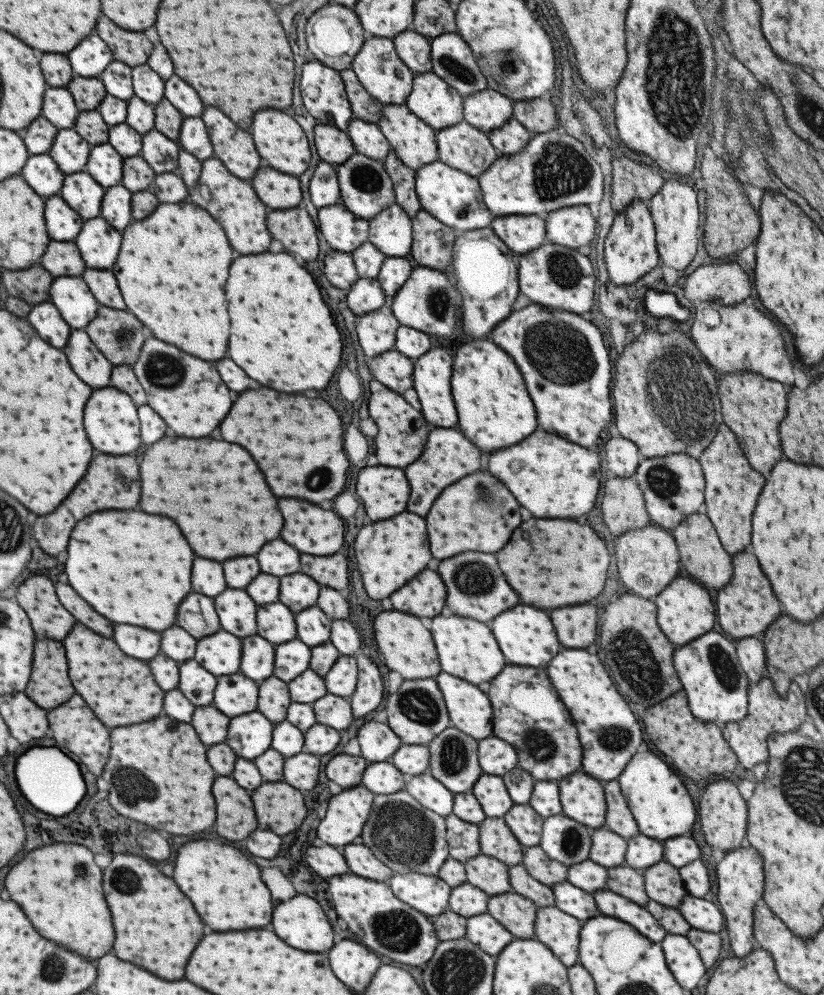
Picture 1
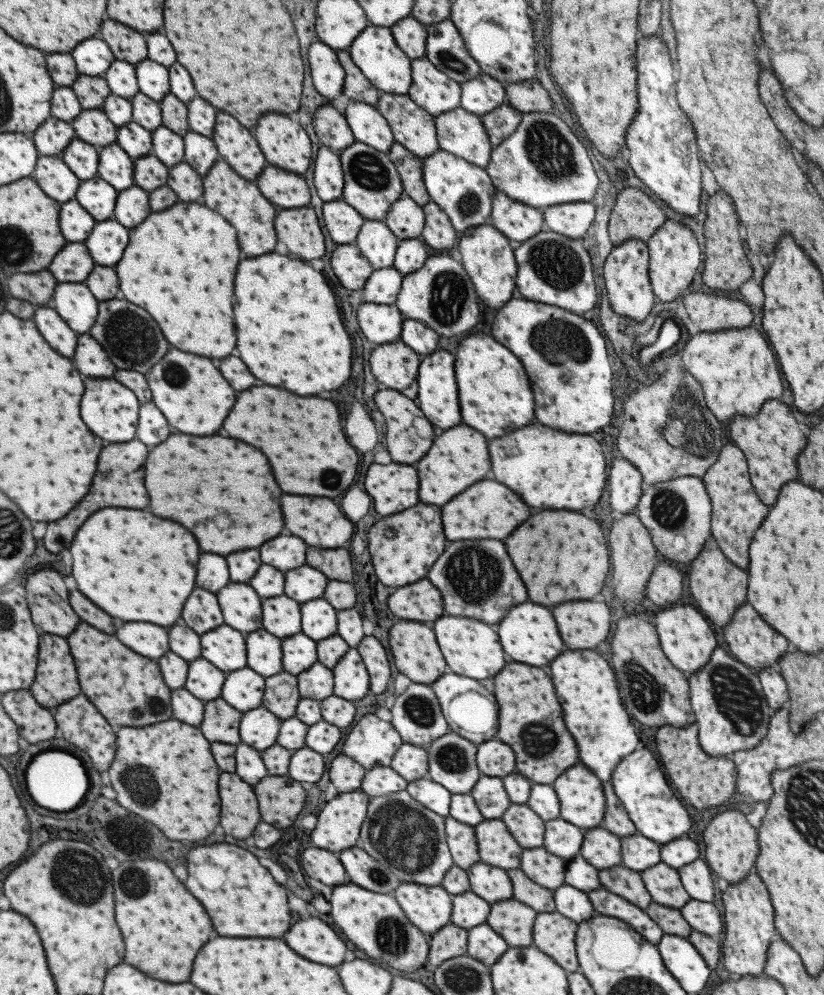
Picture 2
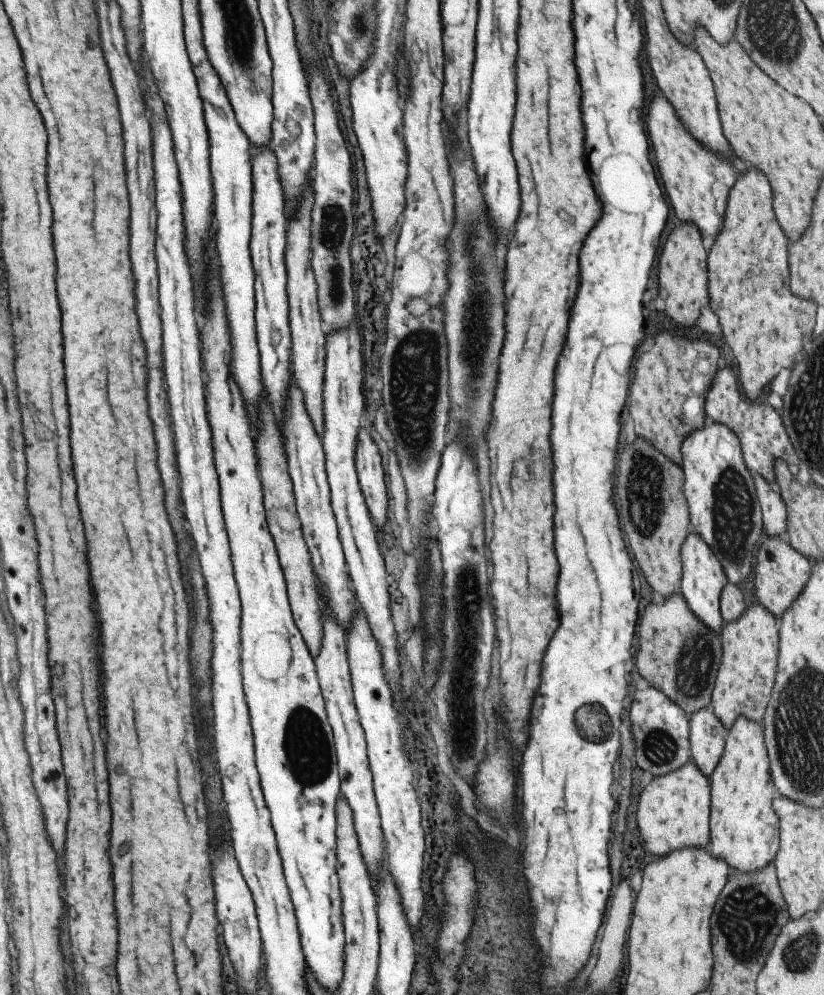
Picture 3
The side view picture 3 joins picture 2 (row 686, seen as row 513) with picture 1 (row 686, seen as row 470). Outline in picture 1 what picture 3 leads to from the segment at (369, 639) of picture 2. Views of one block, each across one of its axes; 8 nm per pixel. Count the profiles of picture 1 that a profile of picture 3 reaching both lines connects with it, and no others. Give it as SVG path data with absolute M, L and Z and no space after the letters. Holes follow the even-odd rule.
M363 654L353 657L357 660L357 681L353 694L347 699L352 717L355 719L375 711L383 698L383 685L381 685L381 676L375 666L375 660L371 662Z

